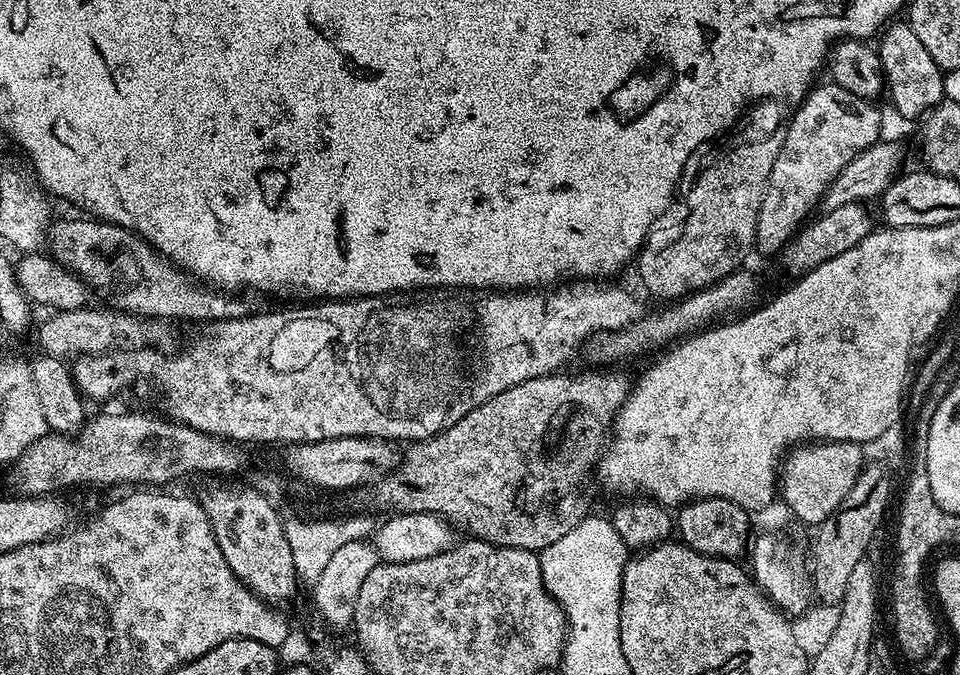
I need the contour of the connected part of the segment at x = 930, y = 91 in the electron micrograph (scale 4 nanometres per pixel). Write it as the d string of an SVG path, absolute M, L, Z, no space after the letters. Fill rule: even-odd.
M907 22L889 23L883 29L879 40L878 53L884 73L886 96L892 99L898 115L905 116L908 120L919 121L944 100L944 72L936 65L934 58L930 58L930 50L922 46L918 34L914 34L914 30Z

